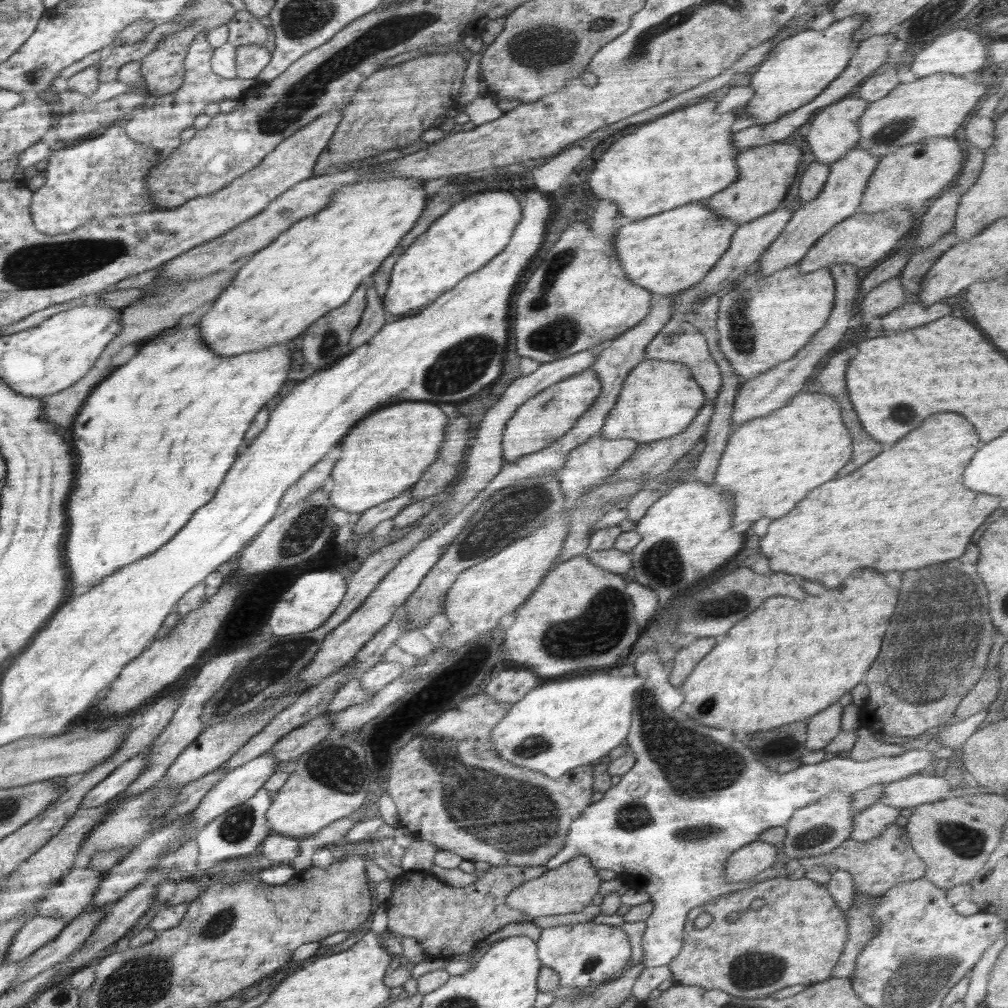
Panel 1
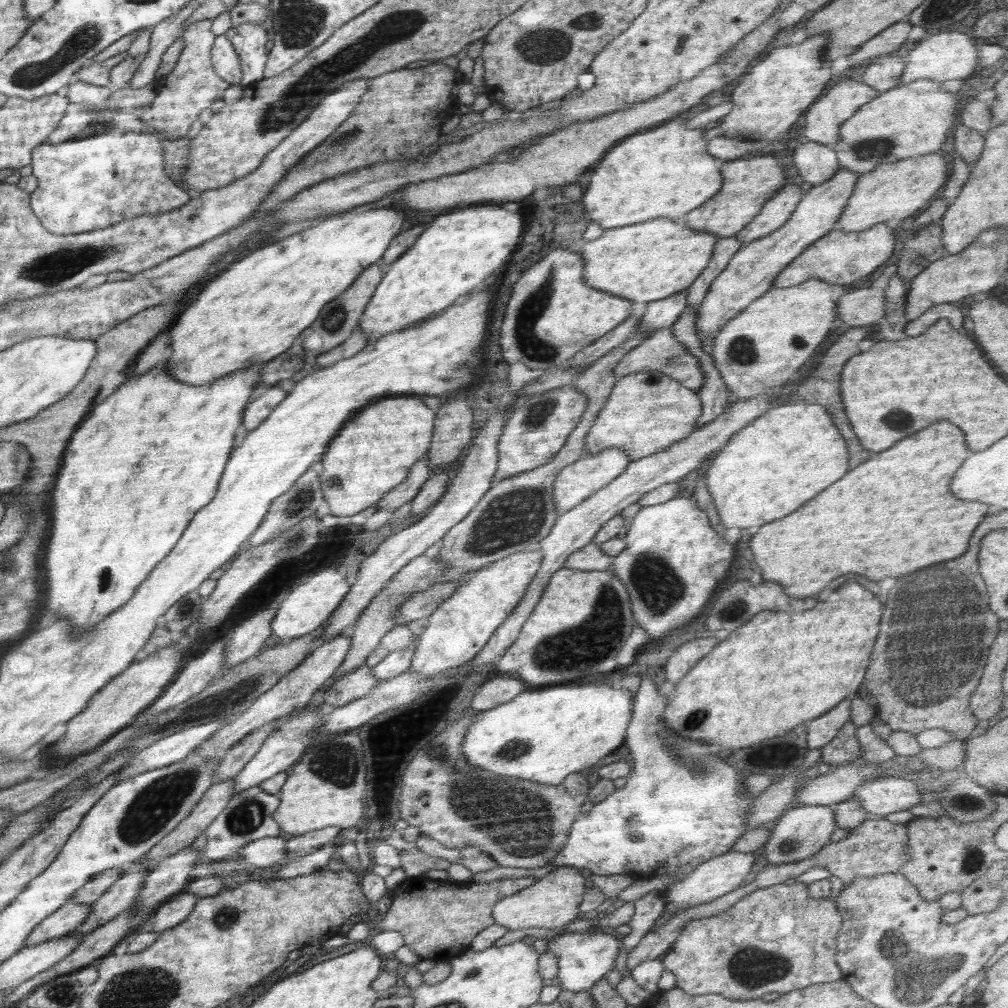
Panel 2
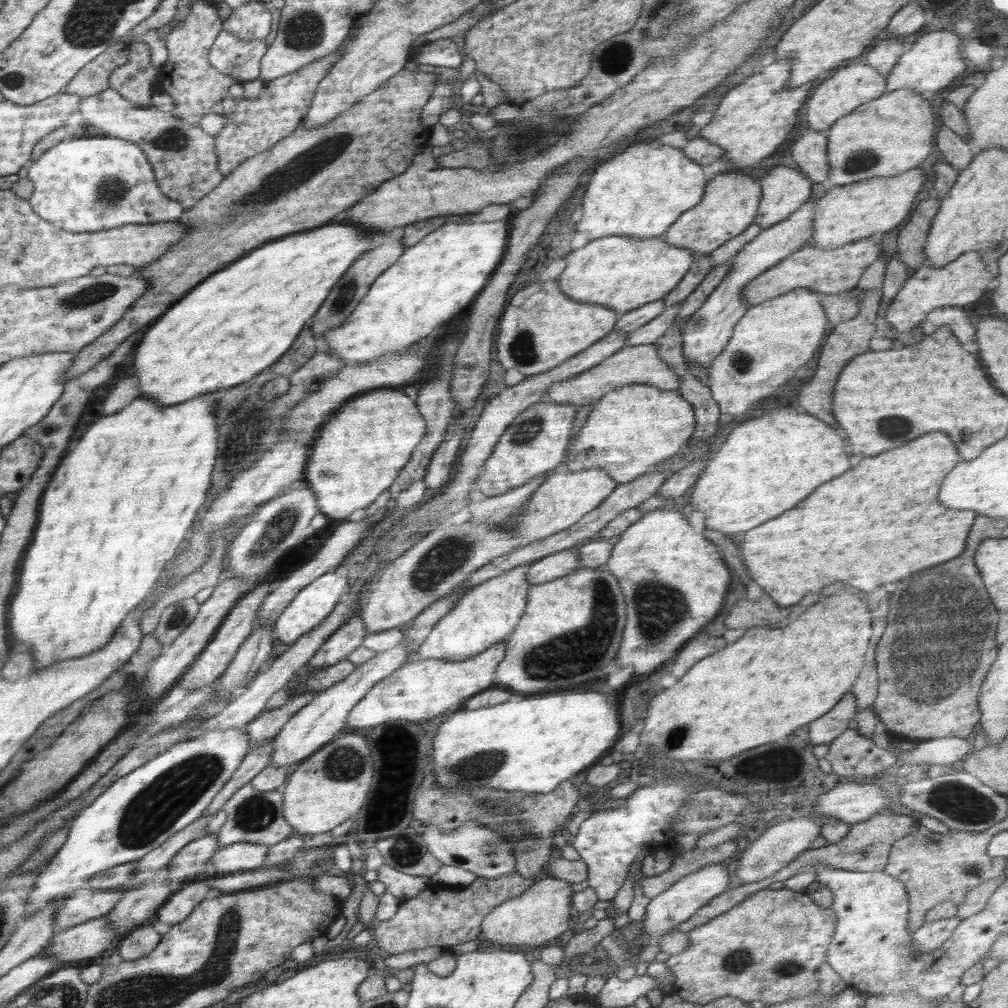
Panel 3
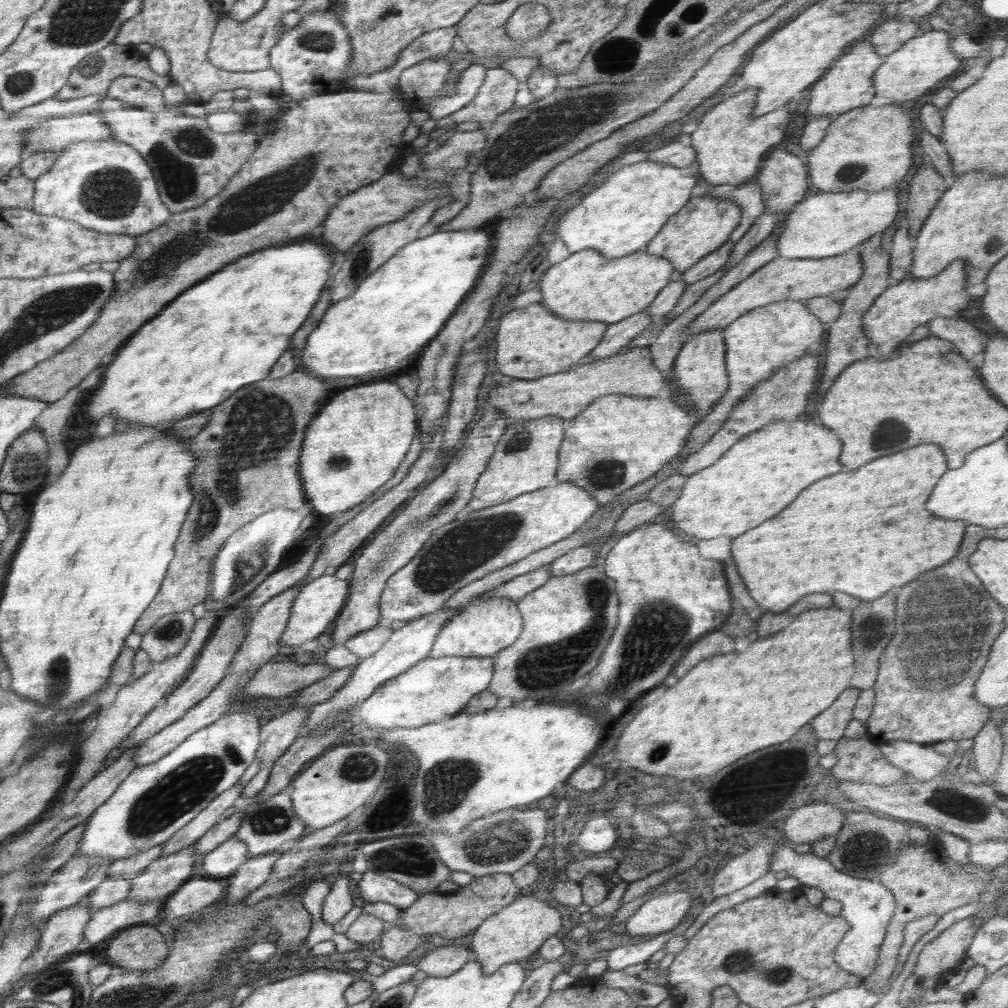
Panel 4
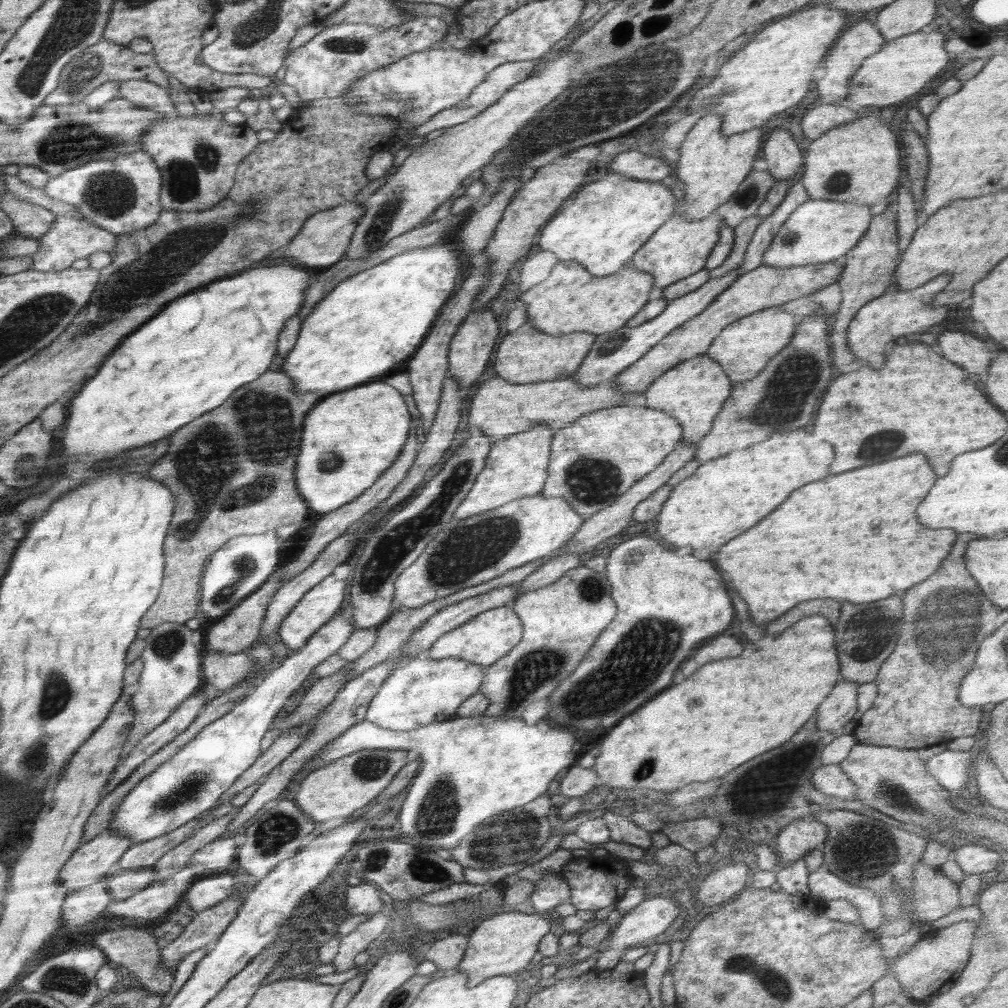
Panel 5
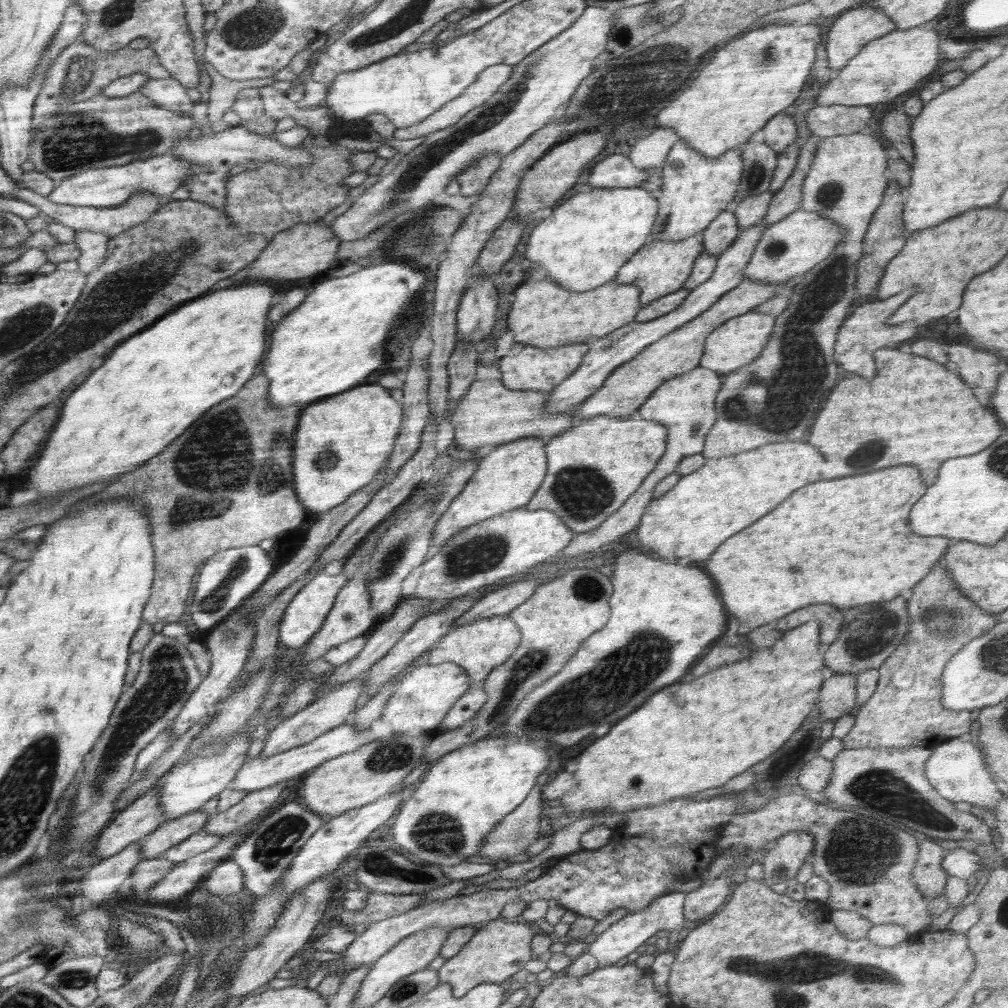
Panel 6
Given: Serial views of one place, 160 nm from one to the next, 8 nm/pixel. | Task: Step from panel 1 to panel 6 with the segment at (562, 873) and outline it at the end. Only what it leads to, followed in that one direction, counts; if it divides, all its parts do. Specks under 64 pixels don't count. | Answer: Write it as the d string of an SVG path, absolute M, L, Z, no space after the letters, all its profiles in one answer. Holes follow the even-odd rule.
M498 918L491 920L460 949L456 956L449 958L437 970L440 983L451 986L452 996L460 998L471 988L486 982L508 983L510 977L524 969L527 962L532 960L532 937L539 933L541 926L530 923L517 923L513 920Z

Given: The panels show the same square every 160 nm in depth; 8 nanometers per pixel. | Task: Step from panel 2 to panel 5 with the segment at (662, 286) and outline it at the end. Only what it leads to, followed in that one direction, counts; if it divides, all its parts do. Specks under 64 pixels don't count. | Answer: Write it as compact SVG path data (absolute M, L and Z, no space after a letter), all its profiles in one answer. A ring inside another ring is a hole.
M560 262L552 268L549 277L540 284L523 291L519 300L524 302L527 322L544 334L562 336L572 332L604 334L625 326L628 320L649 301L653 293L653 276L624 265L608 276L594 276L579 262Z

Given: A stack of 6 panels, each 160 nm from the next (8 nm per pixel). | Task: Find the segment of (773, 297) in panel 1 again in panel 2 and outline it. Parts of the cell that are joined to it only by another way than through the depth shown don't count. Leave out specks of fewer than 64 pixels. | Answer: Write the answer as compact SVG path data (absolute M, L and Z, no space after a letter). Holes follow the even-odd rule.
M811 278L788 288L770 288L729 320L713 340L713 362L734 399L752 398L783 386L790 376L812 356L836 322L832 284Z

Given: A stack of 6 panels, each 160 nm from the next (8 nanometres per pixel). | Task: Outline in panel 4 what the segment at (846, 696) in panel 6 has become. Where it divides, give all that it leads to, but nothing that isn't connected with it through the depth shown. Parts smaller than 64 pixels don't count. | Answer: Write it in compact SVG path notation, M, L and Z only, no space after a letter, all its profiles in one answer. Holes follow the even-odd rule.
M853 687L845 689L828 710L810 722L818 740L839 740L844 737L844 730L853 719L853 708L861 692Z

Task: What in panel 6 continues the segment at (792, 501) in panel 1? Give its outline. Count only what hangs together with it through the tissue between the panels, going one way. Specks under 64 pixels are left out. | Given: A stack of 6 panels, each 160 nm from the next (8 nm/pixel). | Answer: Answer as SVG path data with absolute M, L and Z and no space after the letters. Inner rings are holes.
M786 442L786 444L766 444L766 446L762 446L762 448L756 448L756 450L748 450L748 452L740 452L736 454L736 456L732 456L732 458L716 458L708 459L707 462L690 474L682 475L678 482L674 485L672 490L663 494L660 498L656 500L650 501L650 504L646 507L644 514L641 516L641 521L637 526L636 538L638 538L638 543L642 545L644 551L647 554L655 555L657 558L664 559L674 559L678 558L686 558L686 560L709 560L710 554L714 553L714 550L724 542L724 540L728 540L730 536L734 536L736 532L740 532L740 530L744 530L746 526L750 526L750 524L754 524L758 518L762 518L762 516L766 516L768 512L772 512L772 508L776 508L780 502L784 502L794 490L798 490L798 488L802 488L802 486L808 486L808 484L812 484L812 482L816 482L816 480L820 480L820 470L824 468L824 456L814 448L814 446L810 446L810 444L806 444L806 442Z

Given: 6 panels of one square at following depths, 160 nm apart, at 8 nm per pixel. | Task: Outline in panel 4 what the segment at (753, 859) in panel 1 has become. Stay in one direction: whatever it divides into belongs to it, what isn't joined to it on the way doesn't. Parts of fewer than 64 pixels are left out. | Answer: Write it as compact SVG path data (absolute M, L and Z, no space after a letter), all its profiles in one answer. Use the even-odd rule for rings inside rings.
M683 886L674 894L664 894L642 903L626 922L626 937L638 940L640 936L675 932L690 908L690 894Z

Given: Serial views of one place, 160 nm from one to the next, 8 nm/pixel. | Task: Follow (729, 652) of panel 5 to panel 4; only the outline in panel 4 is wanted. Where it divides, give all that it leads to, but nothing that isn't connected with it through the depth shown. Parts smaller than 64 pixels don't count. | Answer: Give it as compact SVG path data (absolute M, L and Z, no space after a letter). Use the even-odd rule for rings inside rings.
M721 630L712 632L690 646L688 654L682 658L680 664L676 664L676 668L669 672L667 678L676 678L680 680L690 668L694 668L698 662L712 658L716 654L726 654L726 652L734 652L734 639L725 635Z

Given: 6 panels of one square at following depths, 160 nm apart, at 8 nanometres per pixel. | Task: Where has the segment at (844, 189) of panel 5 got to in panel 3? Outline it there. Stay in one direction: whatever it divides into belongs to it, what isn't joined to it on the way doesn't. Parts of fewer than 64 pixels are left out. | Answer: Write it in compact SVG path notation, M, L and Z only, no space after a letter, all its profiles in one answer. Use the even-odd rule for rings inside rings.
M902 88L866 102L851 114L839 118L832 128L826 130L829 171L825 184L829 187L846 186L878 176L896 176L919 166L932 152L940 123L938 117L934 117L932 106L926 99L927 95L922 94L922 92L913 88Z

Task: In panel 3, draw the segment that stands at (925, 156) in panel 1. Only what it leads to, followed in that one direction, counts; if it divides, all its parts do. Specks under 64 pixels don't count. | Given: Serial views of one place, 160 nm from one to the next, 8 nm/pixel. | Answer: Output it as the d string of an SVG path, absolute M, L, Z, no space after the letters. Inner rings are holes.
M917 166L896 176L878 176L840 187L829 187L814 208L813 233L807 244L816 248L840 248L855 240L868 238L874 232L894 229L910 212L922 185L928 179Z

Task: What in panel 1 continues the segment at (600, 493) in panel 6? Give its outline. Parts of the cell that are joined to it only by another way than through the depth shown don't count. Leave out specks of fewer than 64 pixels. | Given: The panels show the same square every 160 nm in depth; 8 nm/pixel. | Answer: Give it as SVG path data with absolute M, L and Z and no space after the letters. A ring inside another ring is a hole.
M655 358L644 359L624 379L618 400L600 434L604 438L629 438L642 443L662 440L681 433L707 401L687 364Z

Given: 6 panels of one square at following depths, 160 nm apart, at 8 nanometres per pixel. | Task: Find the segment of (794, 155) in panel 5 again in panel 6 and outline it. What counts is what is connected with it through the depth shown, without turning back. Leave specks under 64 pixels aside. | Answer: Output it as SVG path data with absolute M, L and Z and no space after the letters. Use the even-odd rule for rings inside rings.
M784 111L768 120L761 130L764 132L764 144L770 146L777 156L797 139L796 123Z

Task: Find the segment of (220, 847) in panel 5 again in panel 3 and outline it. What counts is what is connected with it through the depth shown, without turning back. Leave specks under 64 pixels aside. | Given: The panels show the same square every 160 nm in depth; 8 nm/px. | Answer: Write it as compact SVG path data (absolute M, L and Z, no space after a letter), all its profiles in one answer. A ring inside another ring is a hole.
M236 843L218 849L210 862L218 872L251 871L263 866L270 847L257 843Z

